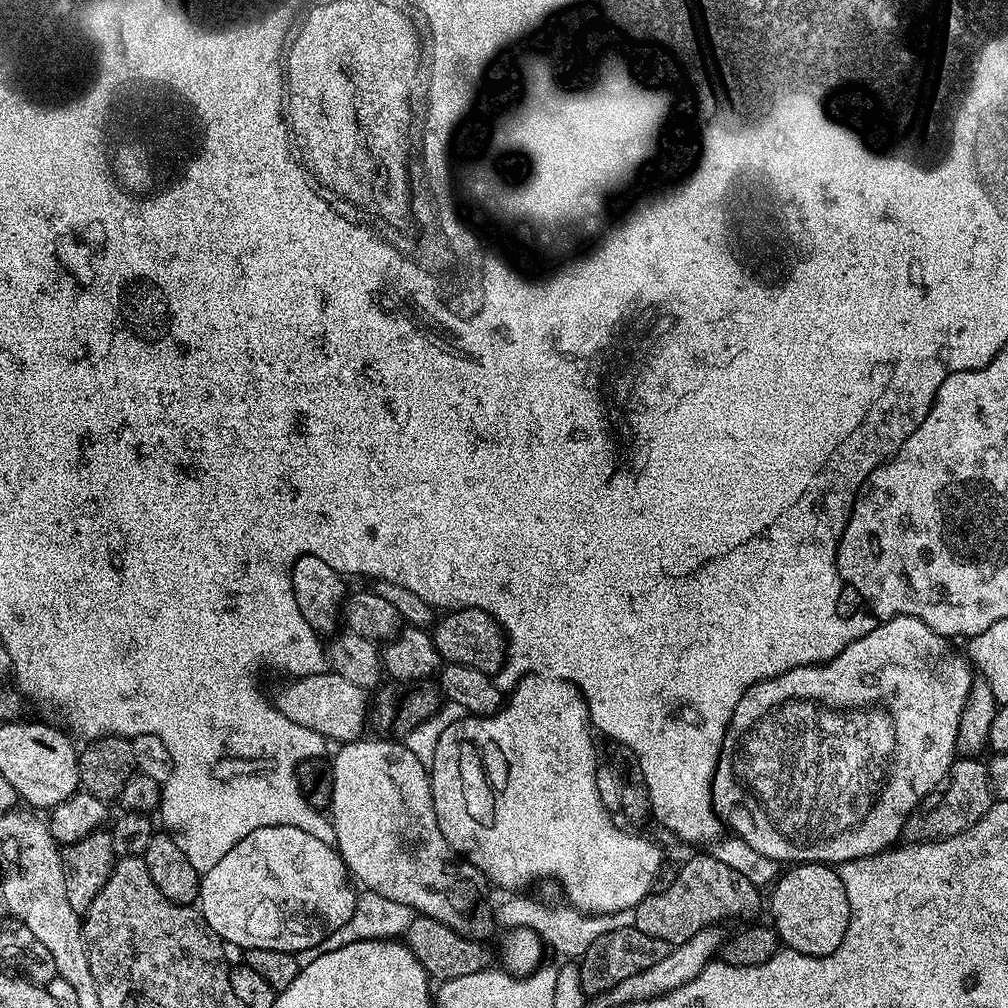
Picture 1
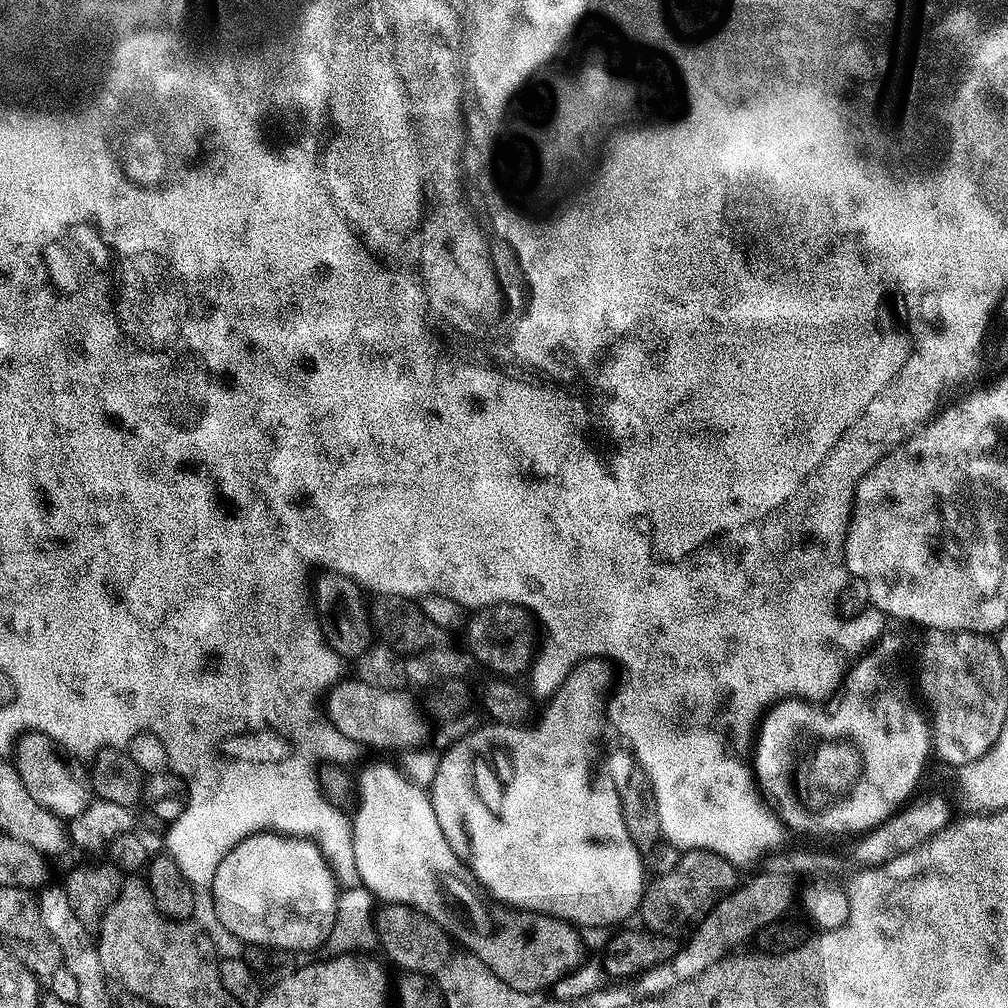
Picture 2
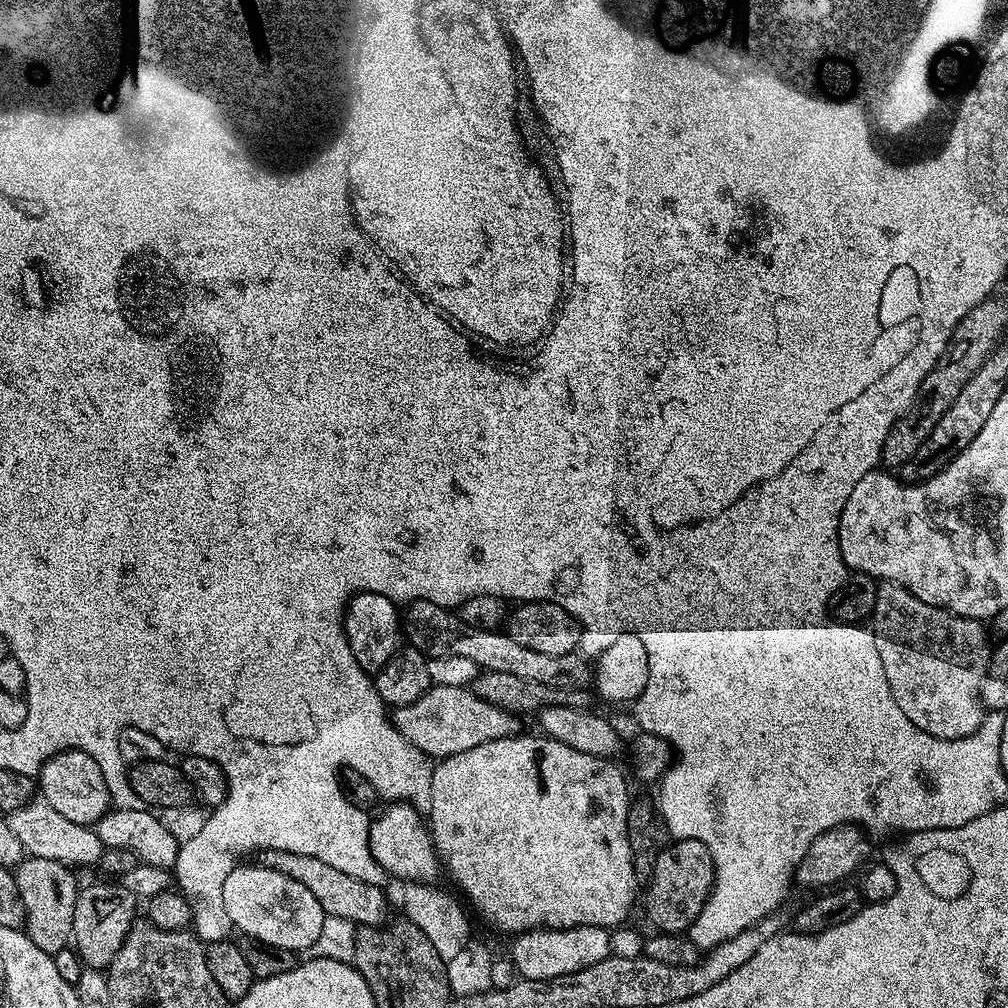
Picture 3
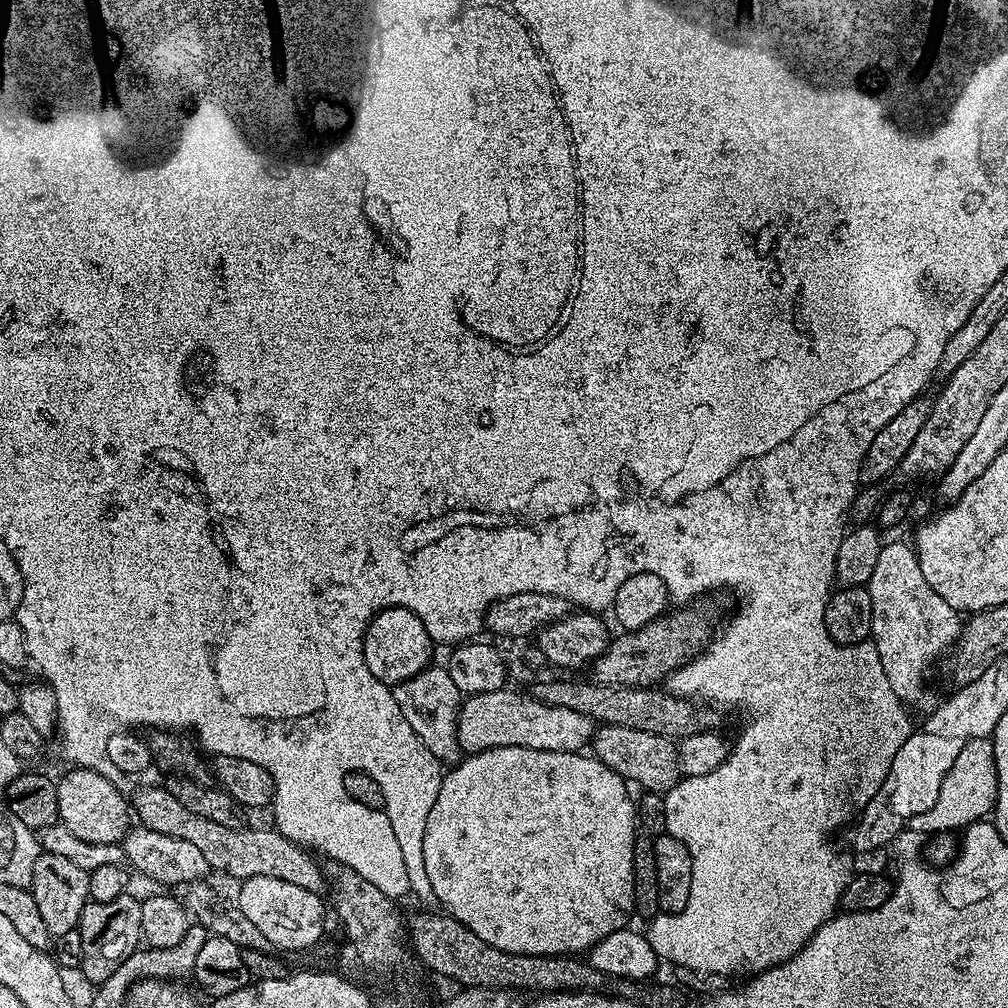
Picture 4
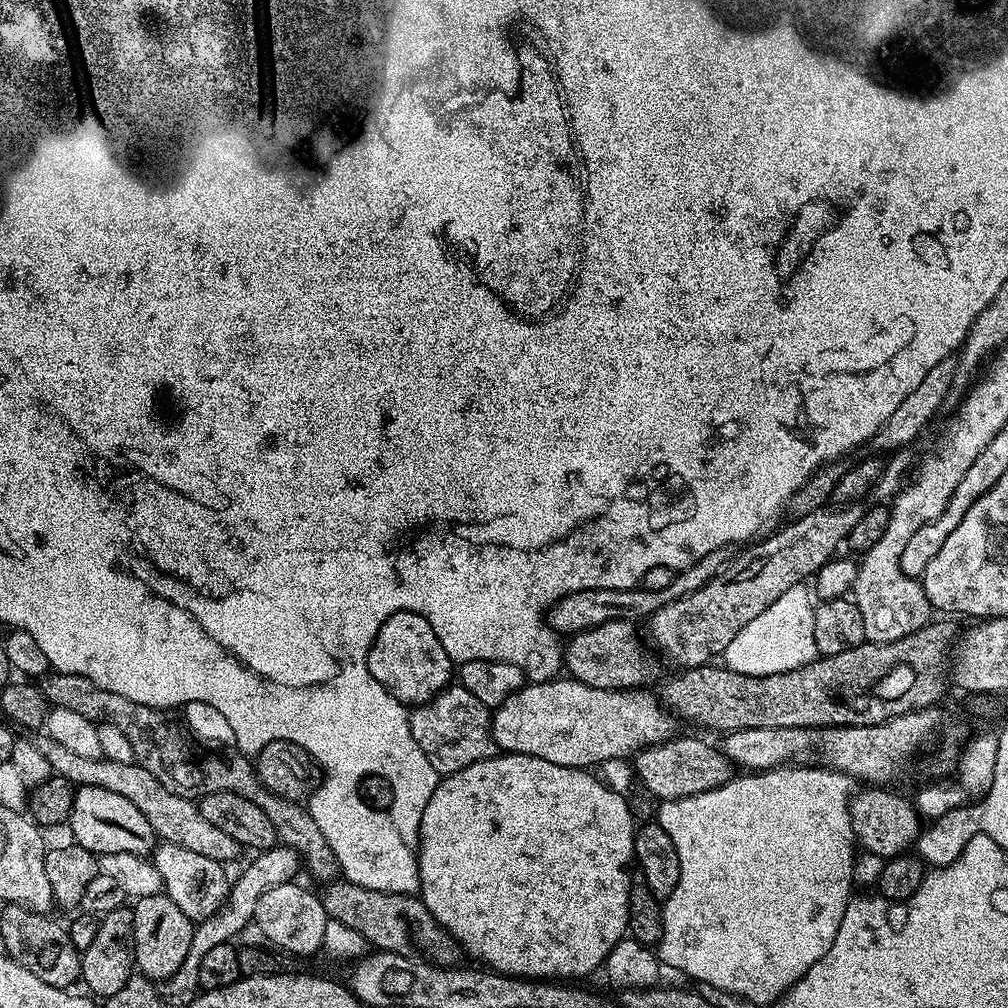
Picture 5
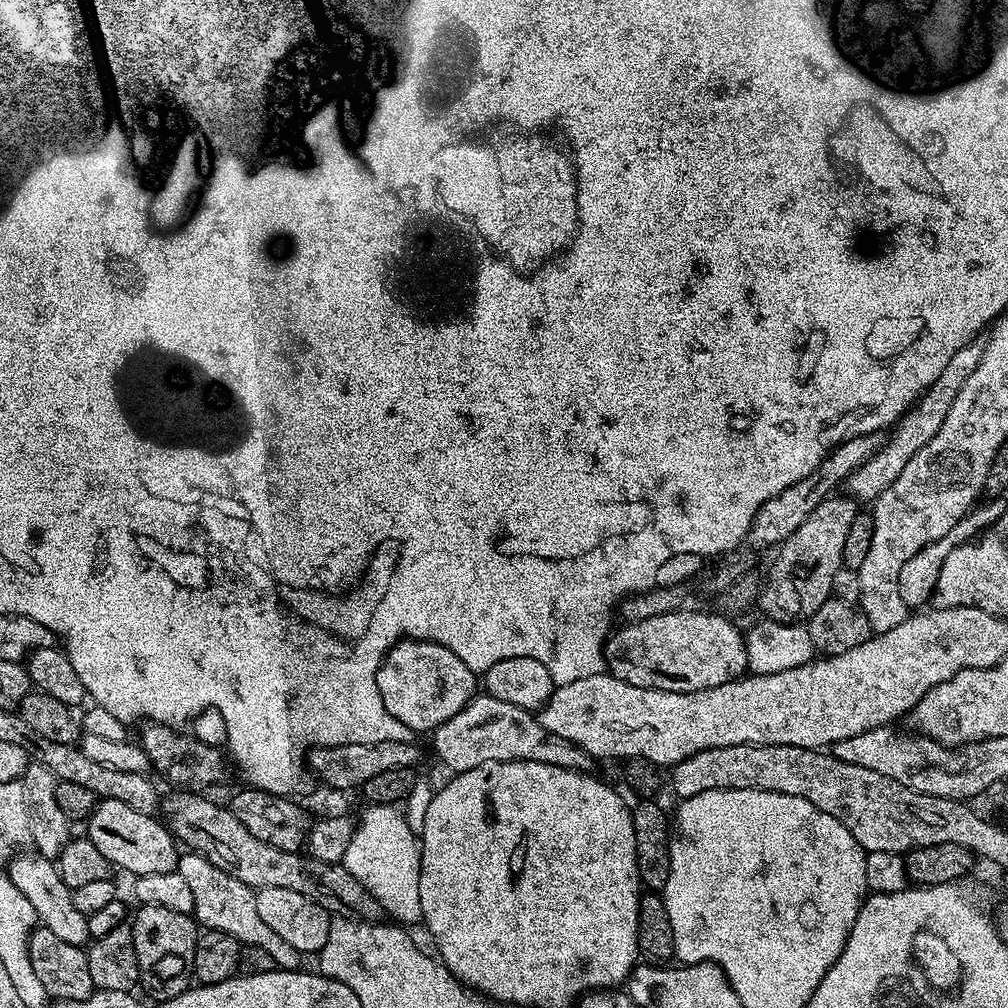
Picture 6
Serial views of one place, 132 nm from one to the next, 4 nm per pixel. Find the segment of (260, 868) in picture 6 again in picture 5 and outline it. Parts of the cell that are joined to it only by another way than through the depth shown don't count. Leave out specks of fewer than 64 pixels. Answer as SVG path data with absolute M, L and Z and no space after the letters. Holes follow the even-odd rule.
M337 878L325 888L328 889L322 892L322 899L328 919L342 922L342 926L350 926L350 930L358 930L373 949L411 956L440 968L450 968L457 963L455 938L436 921L434 914L430 914L419 895L379 892L352 884L345 878Z

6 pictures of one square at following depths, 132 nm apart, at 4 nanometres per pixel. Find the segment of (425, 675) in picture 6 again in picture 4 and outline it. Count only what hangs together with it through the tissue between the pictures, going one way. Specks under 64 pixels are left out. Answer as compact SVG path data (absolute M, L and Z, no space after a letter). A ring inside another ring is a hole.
M405 608L382 609L364 632L366 666L370 666L370 674L374 674L374 678L389 686L401 684L406 678L412 678L429 667L433 663L432 648L434 641L428 635L420 613Z

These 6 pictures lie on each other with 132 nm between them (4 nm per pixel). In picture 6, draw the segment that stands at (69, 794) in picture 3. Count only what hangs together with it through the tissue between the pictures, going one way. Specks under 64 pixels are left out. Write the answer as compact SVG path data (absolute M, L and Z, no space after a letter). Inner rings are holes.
M100 800L87 818L86 826L87 838L109 860L113 869L132 872L133 877L177 871L178 841L156 816L138 814L138 810L126 806L126 802Z

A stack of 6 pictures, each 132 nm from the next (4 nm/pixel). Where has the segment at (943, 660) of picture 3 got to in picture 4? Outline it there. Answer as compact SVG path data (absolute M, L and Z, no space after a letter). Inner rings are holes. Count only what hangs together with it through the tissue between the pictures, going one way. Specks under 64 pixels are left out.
M885 543L876 554L866 587L872 607L870 639L876 645L878 658L882 658L886 682L890 682L890 690L894 690L901 704L927 713L936 707L938 696L928 689L924 675L928 667L936 659L939 661L956 643L962 627L961 613L930 590L930 582L922 578L922 566L911 543Z

